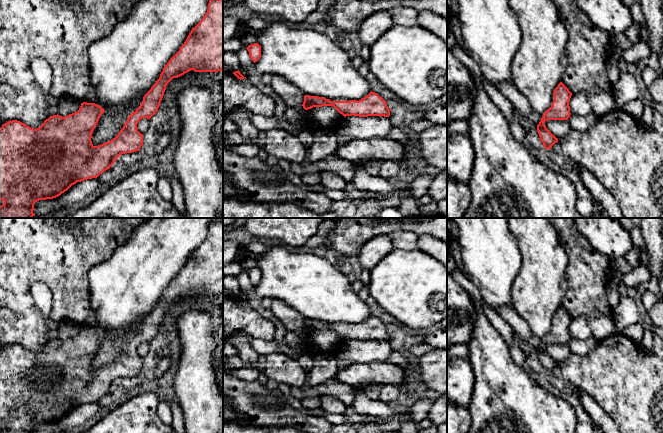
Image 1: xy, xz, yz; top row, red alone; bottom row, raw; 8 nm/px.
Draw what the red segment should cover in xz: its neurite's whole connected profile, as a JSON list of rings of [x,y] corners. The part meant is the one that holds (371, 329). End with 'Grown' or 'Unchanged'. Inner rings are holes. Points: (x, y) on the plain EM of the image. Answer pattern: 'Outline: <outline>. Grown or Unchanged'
Outline: [[[370,316],[362,323],[326,323],[318,320],[304,320],[302,328],[305,334],[313,331],[333,330],[340,338],[346,340],[390,340],[390,333],[386,325],[375,316]]]. Grown

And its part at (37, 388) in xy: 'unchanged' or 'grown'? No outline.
unchanged

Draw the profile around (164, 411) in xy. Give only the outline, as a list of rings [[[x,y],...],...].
[[[159,402],[157,407],[157,414],[161,421],[166,425],[172,425],[173,416],[170,405],[164,402]]]

